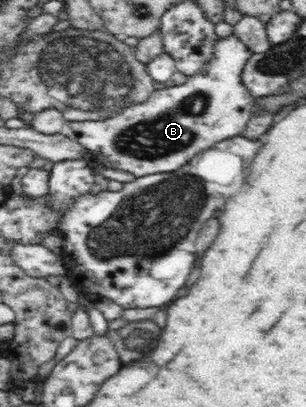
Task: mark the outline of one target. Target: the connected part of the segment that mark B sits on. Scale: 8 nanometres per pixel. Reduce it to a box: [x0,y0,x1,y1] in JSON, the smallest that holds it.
[61,34,255,177]

